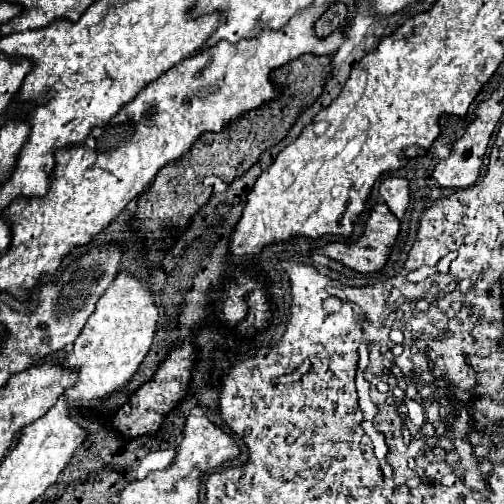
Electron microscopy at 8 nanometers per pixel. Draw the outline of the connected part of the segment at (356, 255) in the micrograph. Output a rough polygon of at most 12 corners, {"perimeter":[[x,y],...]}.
{"perimeter":[[376,203],[360,241],[328,243],[318,253],[358,273],[378,273],[400,221]]}

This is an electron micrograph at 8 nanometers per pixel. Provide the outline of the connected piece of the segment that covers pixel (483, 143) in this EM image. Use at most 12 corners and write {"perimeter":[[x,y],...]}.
{"perimeter":[[490,137],[456,139],[434,169],[438,185],[464,189],[480,177]]}

